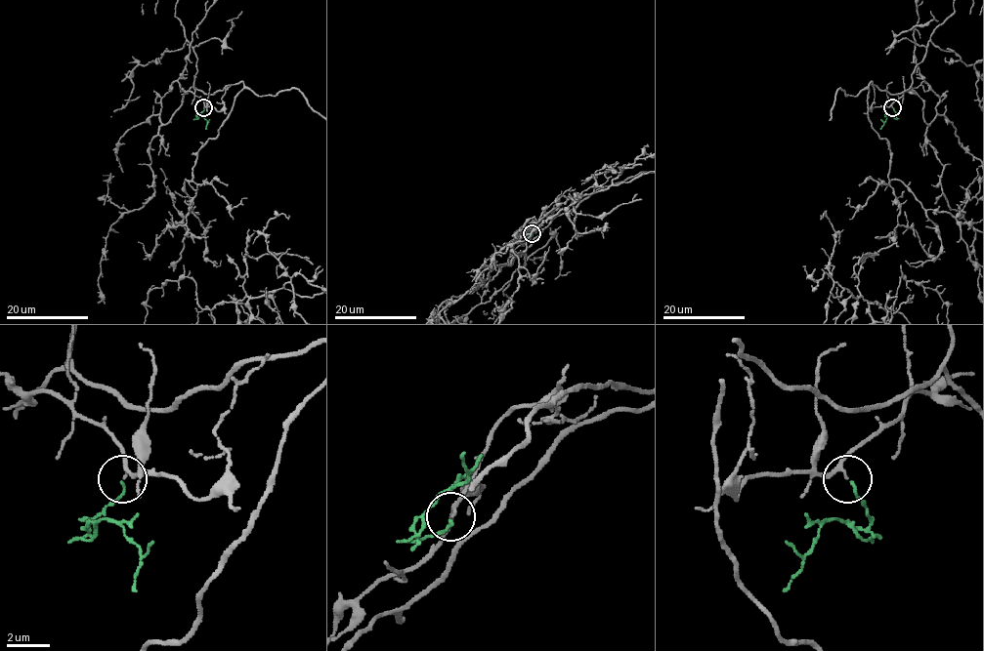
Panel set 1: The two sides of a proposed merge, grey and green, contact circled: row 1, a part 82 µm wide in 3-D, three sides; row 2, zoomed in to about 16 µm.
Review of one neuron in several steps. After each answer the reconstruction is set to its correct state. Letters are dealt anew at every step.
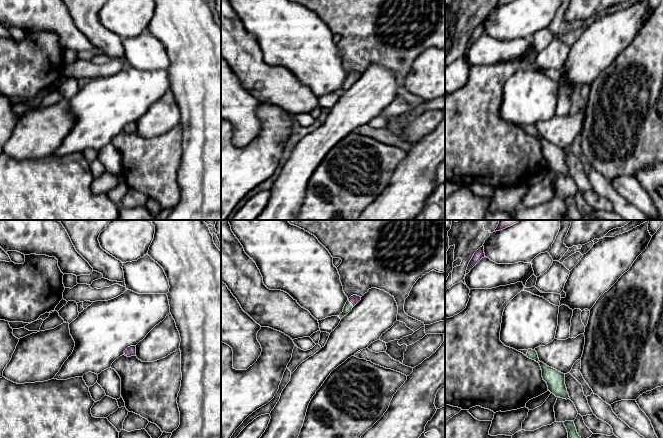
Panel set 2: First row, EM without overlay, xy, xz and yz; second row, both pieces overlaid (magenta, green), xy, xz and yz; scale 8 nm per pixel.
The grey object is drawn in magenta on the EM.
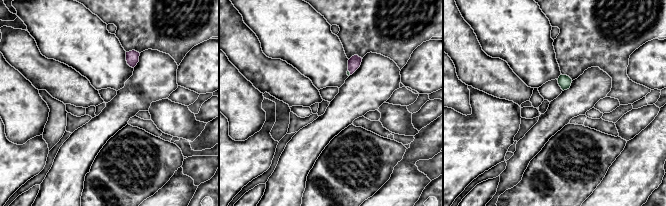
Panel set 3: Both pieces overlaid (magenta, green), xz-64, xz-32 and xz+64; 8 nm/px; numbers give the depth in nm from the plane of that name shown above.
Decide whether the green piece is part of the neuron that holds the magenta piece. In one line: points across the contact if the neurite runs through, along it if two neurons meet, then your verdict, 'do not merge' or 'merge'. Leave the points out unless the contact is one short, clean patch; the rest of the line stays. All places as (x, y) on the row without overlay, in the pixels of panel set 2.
runs through xz (354, 75), (350, 78), (348, 82); merge

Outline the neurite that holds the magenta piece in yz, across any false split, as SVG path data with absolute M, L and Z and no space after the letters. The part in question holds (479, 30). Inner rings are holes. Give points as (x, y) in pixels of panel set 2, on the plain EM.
M482 22L474 29L472 35L468 40L466 50L468 50L470 46L484 33L485 33L484 22Z

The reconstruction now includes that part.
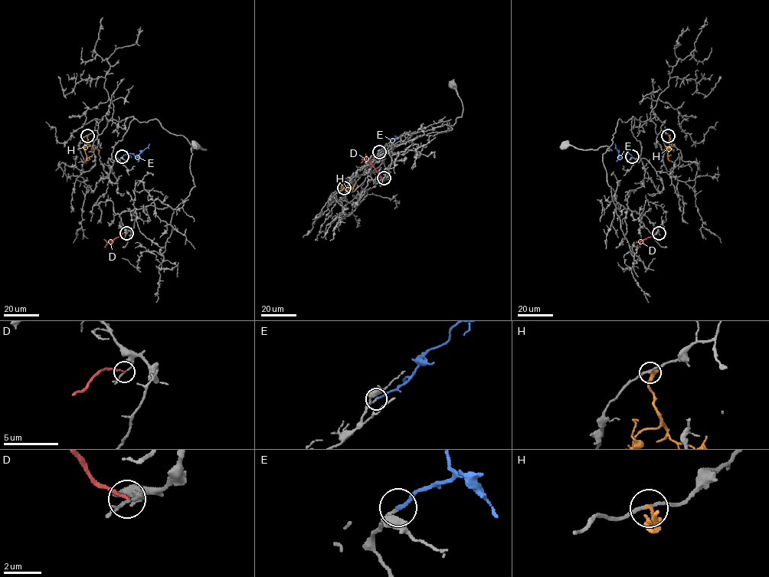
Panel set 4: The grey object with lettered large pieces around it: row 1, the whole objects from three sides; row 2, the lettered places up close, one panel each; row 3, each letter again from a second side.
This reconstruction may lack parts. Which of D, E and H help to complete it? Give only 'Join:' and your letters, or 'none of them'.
Join: E

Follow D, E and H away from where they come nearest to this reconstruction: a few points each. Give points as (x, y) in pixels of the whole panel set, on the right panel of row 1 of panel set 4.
D: (659, 233), (643, 239), (637, 247)
E: (632, 156), (629, 153), (620, 156), (615, 144)
H: (668, 136), (670, 139), (667, 158), (670, 155)

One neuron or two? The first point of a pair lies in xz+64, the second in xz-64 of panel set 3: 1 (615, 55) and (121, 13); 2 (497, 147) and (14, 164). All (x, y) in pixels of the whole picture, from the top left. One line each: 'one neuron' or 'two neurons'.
1: one neuron
2: one neuron

